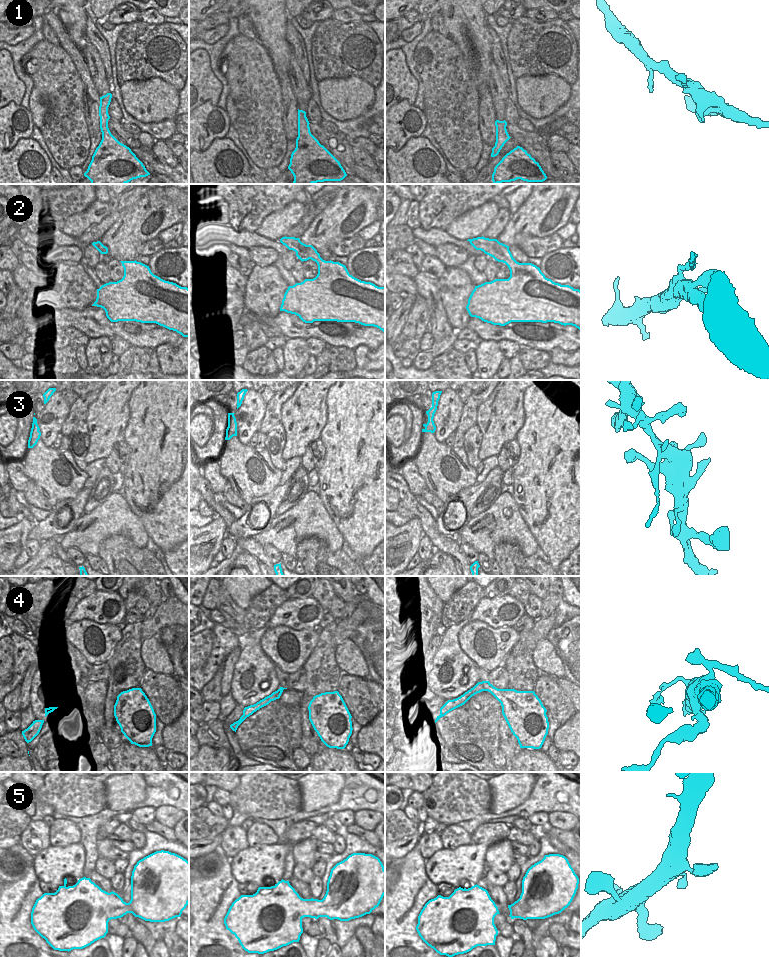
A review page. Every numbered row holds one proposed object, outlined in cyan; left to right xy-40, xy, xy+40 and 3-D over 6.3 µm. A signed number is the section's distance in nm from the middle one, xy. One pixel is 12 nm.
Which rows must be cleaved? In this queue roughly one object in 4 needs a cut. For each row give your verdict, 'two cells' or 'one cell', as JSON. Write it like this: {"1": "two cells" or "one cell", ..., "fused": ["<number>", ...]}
{"1": "one cell", "2": "two cells", "3": "two cells", "4": "one cell", "5": "one cell", "fused": ["2", "3"]}

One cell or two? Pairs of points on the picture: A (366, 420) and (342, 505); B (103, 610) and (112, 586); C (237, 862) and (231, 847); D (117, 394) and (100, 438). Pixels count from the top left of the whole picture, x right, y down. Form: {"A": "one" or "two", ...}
{"A": "one", "B": "two", "C": "two", "D": "one"}

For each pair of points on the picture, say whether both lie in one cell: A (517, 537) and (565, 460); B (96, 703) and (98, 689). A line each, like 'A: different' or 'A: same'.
A: different
B: same

